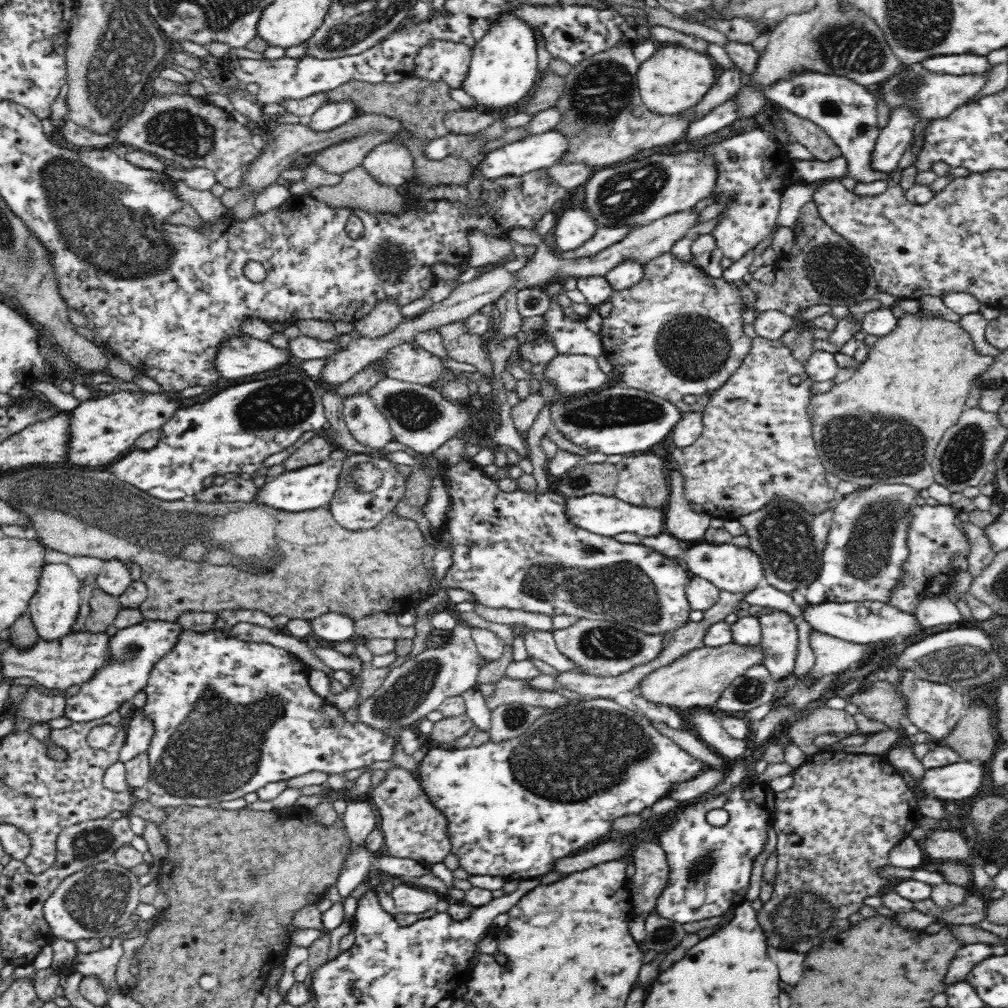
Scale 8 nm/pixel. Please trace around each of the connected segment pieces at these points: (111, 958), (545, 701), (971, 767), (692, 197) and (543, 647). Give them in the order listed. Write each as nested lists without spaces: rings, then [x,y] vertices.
[[[117,934],[112,946],[92,954],[77,954],[72,966],[84,976],[94,974],[102,983],[106,994],[116,995],[122,993],[122,987],[117,983],[117,964],[123,956],[122,935]]]
[[[502,675],[491,686],[493,687],[491,693],[484,697],[486,706],[491,713],[498,706],[514,704],[514,702],[524,706],[544,708],[547,712],[552,712],[572,703],[570,699],[558,691],[532,687],[527,680],[510,678],[508,675]]]
[[[964,761],[942,768],[926,769],[922,786],[926,793],[954,800],[971,798],[984,784],[986,768],[982,762]]]
[[[684,151],[676,154],[655,153],[641,160],[620,162],[614,168],[604,167],[593,172],[584,184],[584,208],[587,208],[588,216],[596,223],[598,229],[620,228],[620,226],[638,229],[664,216],[691,210],[699,200],[711,196],[715,180],[713,162],[711,158],[703,156],[701,151]]]
[[[522,623],[511,625],[511,628],[515,636],[523,640],[529,658],[546,662],[559,673],[573,670],[572,660],[557,649],[553,631],[530,628]]]

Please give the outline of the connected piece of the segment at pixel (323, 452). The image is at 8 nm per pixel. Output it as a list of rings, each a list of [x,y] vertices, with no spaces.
[[[316,435],[302,444],[300,448],[296,448],[284,462],[284,467],[286,467],[286,471],[288,471],[318,464],[318,462],[327,460],[330,453],[335,449],[336,446],[332,444],[331,440],[326,436]]]

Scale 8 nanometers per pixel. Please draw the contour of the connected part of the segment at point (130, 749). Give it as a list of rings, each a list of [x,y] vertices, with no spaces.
[[[133,709],[126,730],[127,738],[120,749],[120,762],[122,763],[147,752],[154,727],[147,718],[143,717],[141,712]]]

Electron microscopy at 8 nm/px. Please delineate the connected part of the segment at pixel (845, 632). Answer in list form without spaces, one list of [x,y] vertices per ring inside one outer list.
[[[879,601],[807,603],[800,606],[800,608],[799,617],[804,622],[808,622],[812,630],[856,644],[892,639],[894,636],[912,636],[921,629],[921,626],[917,626],[916,616],[912,616],[907,612],[900,612],[897,608]]]

